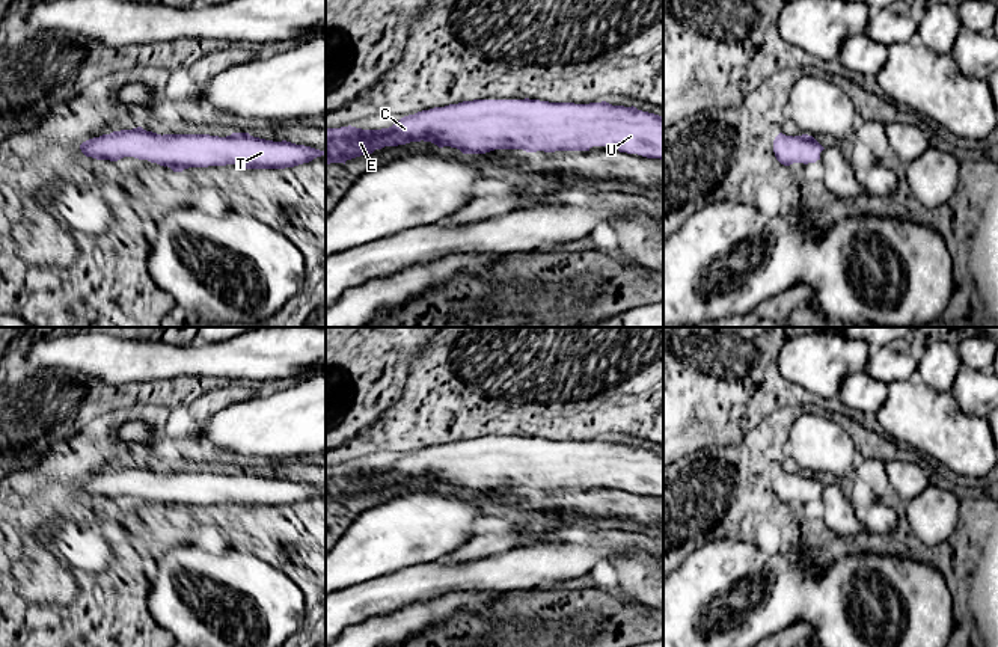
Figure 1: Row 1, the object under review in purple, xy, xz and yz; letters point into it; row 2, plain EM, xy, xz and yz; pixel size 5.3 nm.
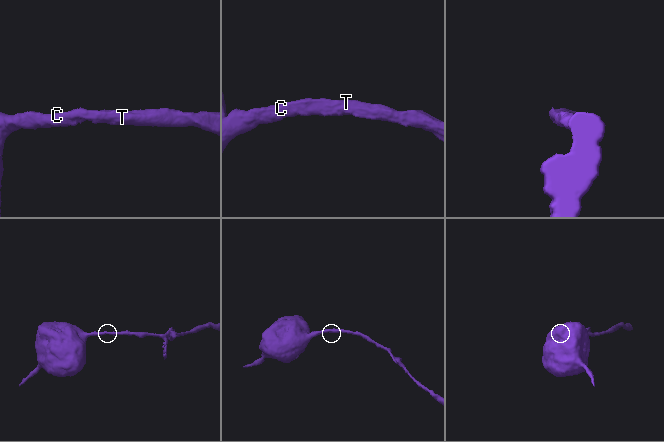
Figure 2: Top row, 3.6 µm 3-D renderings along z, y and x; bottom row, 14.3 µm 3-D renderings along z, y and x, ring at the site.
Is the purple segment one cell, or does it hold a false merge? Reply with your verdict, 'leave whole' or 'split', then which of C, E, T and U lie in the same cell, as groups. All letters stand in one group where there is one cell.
leave whole; C E T U

